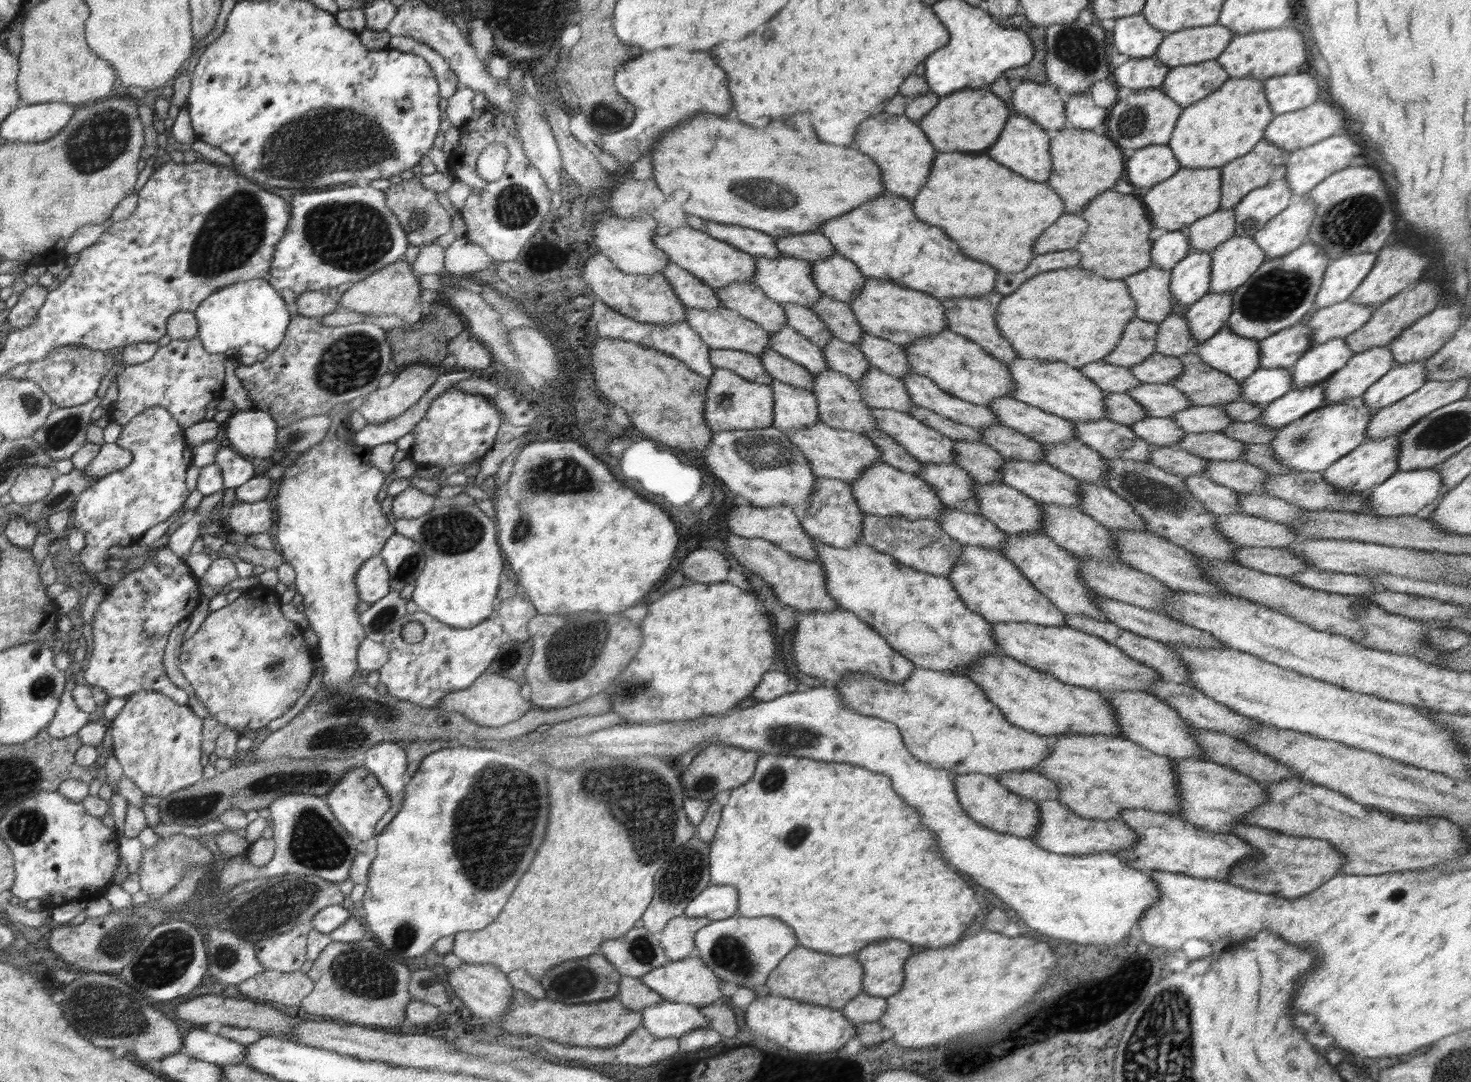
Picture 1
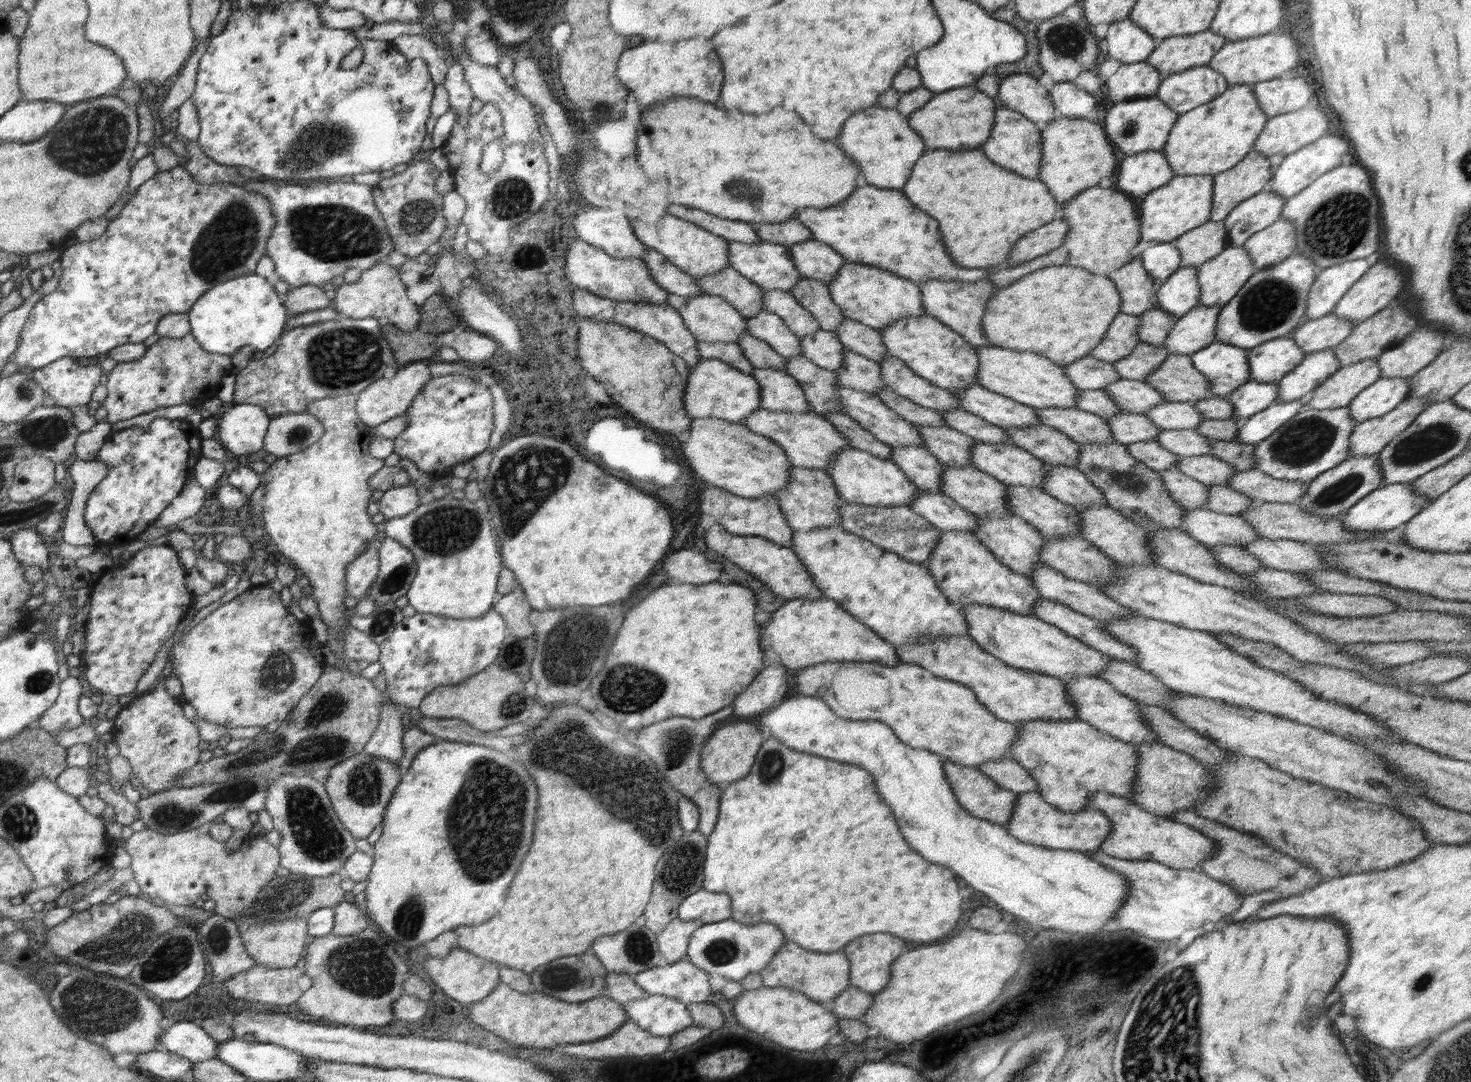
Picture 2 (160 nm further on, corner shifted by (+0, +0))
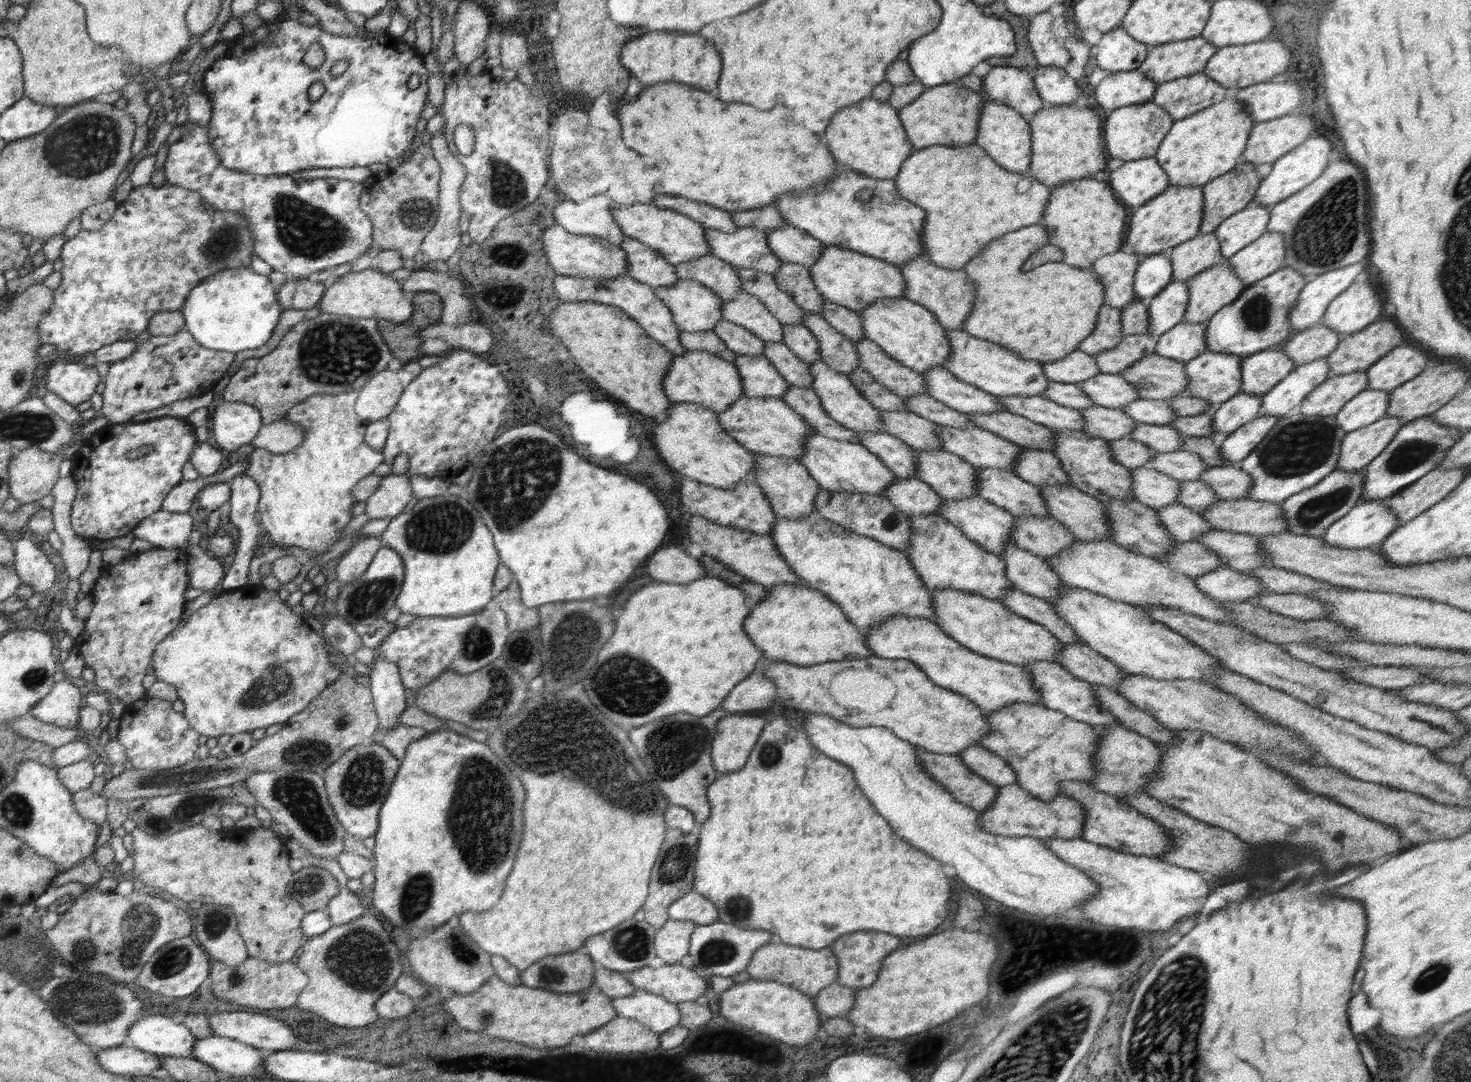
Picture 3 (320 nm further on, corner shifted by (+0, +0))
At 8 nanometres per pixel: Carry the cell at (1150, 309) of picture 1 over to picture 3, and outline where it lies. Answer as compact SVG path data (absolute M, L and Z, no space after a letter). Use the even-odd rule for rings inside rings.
M1116 251L1096 259L1090 268L1104 285L1104 305L1122 308L1137 300L1133 282L1140 260L1138 256Z

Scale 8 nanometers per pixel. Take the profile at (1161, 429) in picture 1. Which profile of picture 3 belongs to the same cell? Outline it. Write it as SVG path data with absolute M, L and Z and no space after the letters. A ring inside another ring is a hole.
M1094 404L1082 409L1081 413L1084 419L1081 431L1088 436L1108 441L1128 436L1137 425L1137 422L1122 408L1106 408Z

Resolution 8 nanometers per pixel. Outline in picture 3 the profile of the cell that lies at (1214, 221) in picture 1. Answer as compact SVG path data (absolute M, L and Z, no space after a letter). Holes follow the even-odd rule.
M1213 232L1198 234L1194 238L1172 247L1168 251L1172 263L1172 280L1189 281L1191 277L1218 264L1222 259L1220 241Z

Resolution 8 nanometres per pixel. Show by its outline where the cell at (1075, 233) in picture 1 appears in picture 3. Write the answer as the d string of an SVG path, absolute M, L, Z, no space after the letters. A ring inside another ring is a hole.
M1036 223L998 238L962 267L968 278L977 286L974 302L982 304L972 307L964 321L964 331L976 338L998 344L1008 351L1014 351L1022 358L1039 360L1042 363L1060 360L1078 349L1080 342L1085 340L1088 334L1092 334L1092 329L1096 326L1099 308L1104 306L1105 288L1100 277L1091 268L1079 269L1063 261L1046 263L1023 271L1022 264L1026 259L1048 243L1047 228Z

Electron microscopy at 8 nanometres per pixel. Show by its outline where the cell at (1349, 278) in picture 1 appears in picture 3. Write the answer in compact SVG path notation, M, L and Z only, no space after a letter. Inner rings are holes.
M1369 259L1350 264L1344 268L1325 272L1307 282L1299 292L1294 308L1289 312L1289 323L1294 330L1306 330L1317 325L1328 305L1344 292L1354 279L1367 269Z

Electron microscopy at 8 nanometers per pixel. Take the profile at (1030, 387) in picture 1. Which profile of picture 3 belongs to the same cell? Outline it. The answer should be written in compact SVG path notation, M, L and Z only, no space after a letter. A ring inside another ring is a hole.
M948 329L945 333L950 347L952 347L952 354L948 355L943 367L956 376L956 378L968 384L973 384L984 390L984 392L1002 396L1041 396L1049 382L1052 381L1046 378L1042 370L1043 363L1039 360L1022 358L1014 351L1008 351L1008 349L1000 347L1000 345L989 340L976 338L962 329Z

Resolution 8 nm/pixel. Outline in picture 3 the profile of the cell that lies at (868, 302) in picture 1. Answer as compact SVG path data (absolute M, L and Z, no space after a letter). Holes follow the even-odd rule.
M826 245L809 271L815 287L825 300L845 306L858 314L879 298L905 298L905 280L898 266L836 245Z

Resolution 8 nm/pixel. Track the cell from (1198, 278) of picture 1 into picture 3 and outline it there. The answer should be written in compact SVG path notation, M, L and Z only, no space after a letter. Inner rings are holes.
M1174 280L1152 299L1147 310L1147 332L1152 339L1160 339L1183 320L1189 299L1188 287L1188 281Z

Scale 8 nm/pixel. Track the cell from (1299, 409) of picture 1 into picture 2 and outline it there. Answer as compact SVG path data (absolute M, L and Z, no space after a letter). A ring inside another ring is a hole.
M1303 399L1290 402L1274 402L1253 414L1250 419L1239 428L1235 441L1240 444L1258 444L1268 438L1277 428L1280 428L1287 420L1296 416L1304 405Z

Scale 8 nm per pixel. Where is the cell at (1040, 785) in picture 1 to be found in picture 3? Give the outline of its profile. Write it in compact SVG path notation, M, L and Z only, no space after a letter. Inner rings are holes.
M980 745L965 748L958 755L974 774L998 787L1017 782L1013 768L1005 760L996 756L996 753L982 748Z

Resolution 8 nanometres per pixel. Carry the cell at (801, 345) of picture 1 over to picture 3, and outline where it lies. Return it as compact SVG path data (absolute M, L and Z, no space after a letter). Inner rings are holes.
M740 291L733 299L723 301L723 319L748 329L765 342L782 342L783 323L757 296Z

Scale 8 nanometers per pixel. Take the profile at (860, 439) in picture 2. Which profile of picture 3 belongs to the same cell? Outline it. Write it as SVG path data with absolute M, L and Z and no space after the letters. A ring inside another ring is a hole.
M790 385L781 396L816 433L836 440L859 443L859 434L850 428L842 426L837 420L830 418L822 408L818 395L810 387Z

